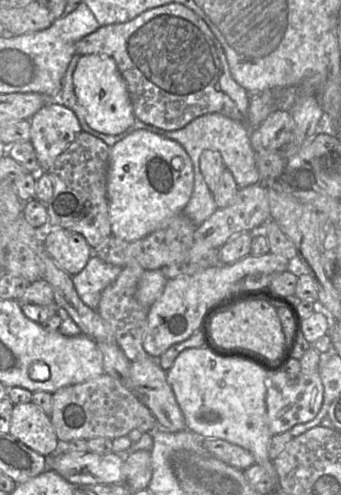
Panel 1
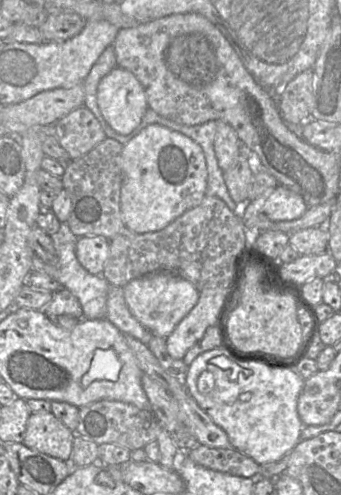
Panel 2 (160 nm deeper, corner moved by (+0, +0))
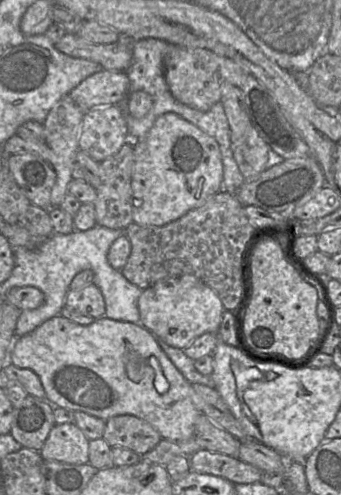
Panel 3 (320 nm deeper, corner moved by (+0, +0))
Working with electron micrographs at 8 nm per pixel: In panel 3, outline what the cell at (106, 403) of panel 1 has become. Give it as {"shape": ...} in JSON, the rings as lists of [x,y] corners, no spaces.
{"shape":[[[119,415],[105,421],[102,439],[111,447],[124,447],[144,455],[152,450],[162,437],[148,422],[132,415]]]}

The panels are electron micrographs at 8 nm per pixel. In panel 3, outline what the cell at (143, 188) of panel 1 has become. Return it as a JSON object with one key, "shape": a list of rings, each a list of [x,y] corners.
{"shape":[[[169,112],[157,118],[149,132],[134,146],[132,172],[132,217],[134,224],[163,226],[206,203],[222,190],[223,164],[217,141],[178,114]]]}

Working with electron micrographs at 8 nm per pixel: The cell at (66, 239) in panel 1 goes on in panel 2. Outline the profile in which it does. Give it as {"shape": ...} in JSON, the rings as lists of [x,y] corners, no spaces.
{"shape":[[[101,236],[77,237],[75,253],[80,264],[88,272],[101,275],[109,255],[109,239]]]}

